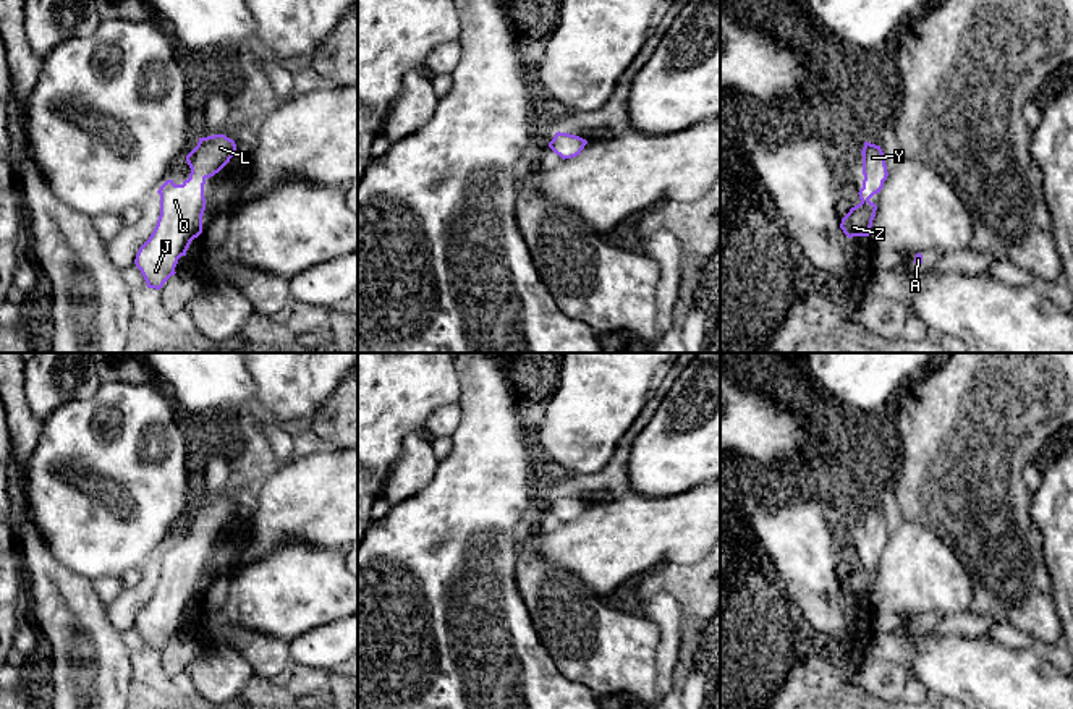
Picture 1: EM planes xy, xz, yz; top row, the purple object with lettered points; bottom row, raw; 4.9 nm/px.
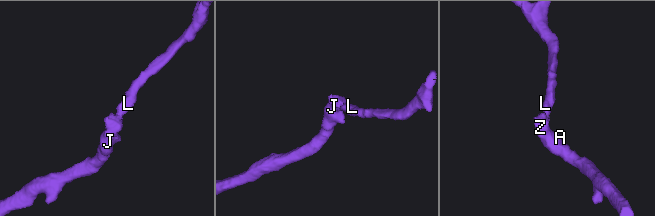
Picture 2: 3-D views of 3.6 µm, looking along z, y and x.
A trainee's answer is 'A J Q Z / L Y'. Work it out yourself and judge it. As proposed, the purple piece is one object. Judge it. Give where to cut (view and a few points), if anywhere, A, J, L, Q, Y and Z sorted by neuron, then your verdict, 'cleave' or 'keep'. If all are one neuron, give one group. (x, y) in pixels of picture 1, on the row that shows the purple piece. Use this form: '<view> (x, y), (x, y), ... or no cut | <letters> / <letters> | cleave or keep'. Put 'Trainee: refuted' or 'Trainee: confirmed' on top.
Trainee: refuted
no cut | A J L Q Y Z | keep

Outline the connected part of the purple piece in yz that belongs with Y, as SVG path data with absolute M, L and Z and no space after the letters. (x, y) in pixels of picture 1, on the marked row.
M864 142L863 154L863 188L859 189L861 202L850 209L842 219L840 228L848 238L869 236L877 206L869 199L880 193L889 176L885 155L880 146Z

